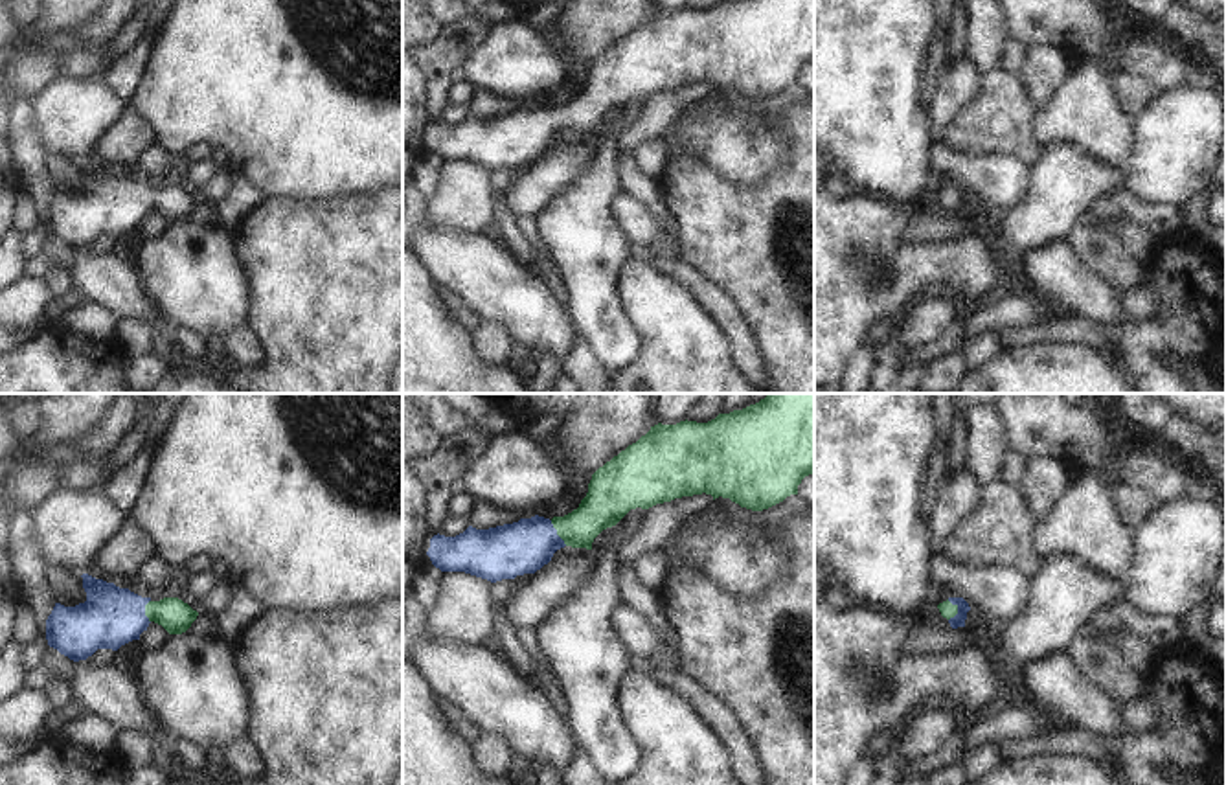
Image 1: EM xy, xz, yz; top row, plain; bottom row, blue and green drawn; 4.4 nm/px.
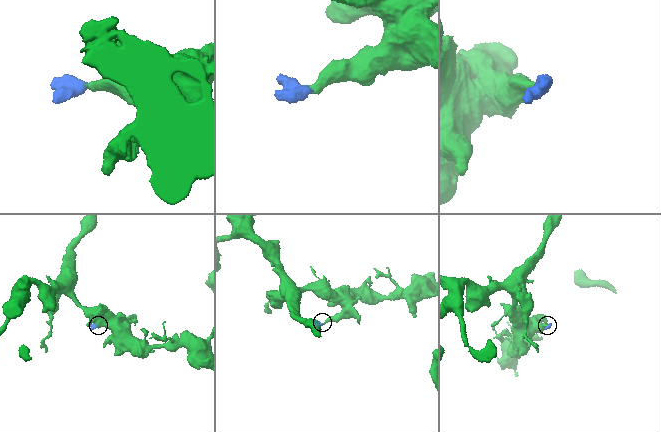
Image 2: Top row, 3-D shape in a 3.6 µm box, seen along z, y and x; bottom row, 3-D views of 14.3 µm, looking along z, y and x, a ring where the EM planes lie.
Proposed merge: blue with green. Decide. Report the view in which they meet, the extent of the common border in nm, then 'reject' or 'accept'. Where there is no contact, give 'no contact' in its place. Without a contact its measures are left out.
meets blue in yz; contact 100 nm long; accept

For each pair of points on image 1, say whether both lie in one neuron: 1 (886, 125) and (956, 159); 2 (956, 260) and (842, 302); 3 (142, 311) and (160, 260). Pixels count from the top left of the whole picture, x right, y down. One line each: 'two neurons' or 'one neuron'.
1: two neurons
2: one neuron
3: two neurons

